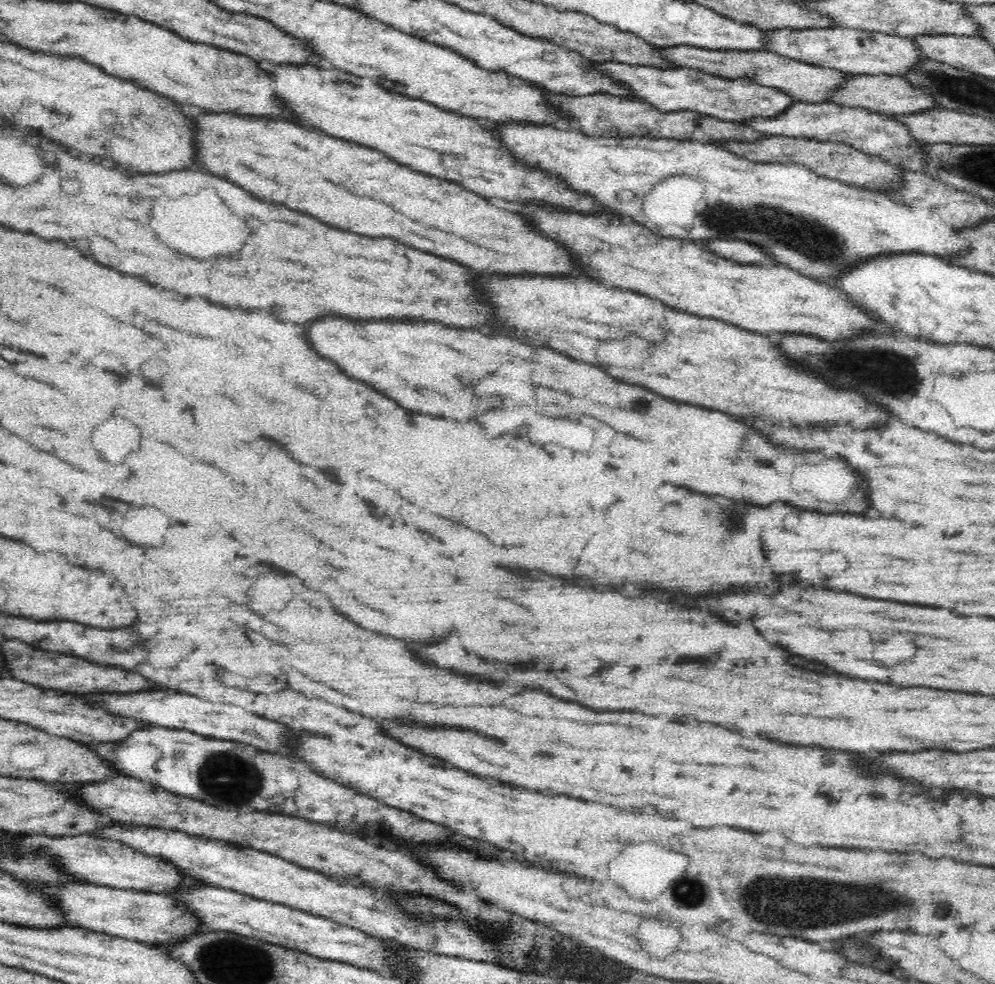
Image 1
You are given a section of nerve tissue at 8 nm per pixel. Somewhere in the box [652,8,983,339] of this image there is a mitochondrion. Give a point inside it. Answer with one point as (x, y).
(812, 240)

